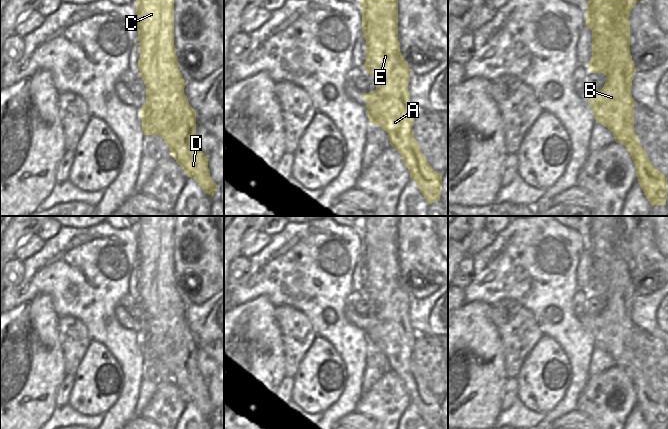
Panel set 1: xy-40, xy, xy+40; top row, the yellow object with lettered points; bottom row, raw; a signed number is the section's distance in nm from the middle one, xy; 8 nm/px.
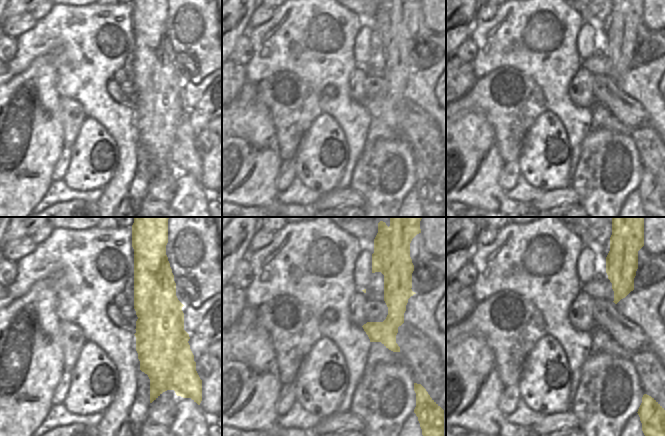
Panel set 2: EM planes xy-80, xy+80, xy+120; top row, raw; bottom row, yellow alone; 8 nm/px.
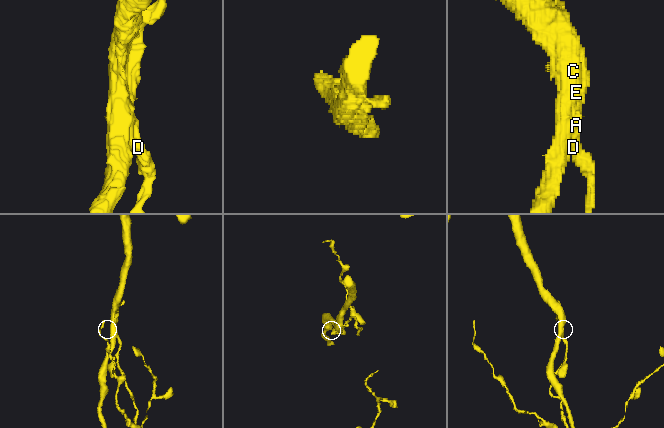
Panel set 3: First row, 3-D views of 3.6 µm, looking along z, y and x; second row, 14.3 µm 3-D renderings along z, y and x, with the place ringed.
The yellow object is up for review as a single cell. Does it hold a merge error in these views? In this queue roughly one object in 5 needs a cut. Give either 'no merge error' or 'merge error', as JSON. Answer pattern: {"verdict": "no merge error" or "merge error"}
{"verdict": "merge error"}

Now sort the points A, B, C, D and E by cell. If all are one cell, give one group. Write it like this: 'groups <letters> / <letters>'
groups A B D / C E

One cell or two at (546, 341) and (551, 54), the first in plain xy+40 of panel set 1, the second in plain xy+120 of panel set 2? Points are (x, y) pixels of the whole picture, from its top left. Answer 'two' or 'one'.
two

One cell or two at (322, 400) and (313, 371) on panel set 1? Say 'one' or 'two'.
one

